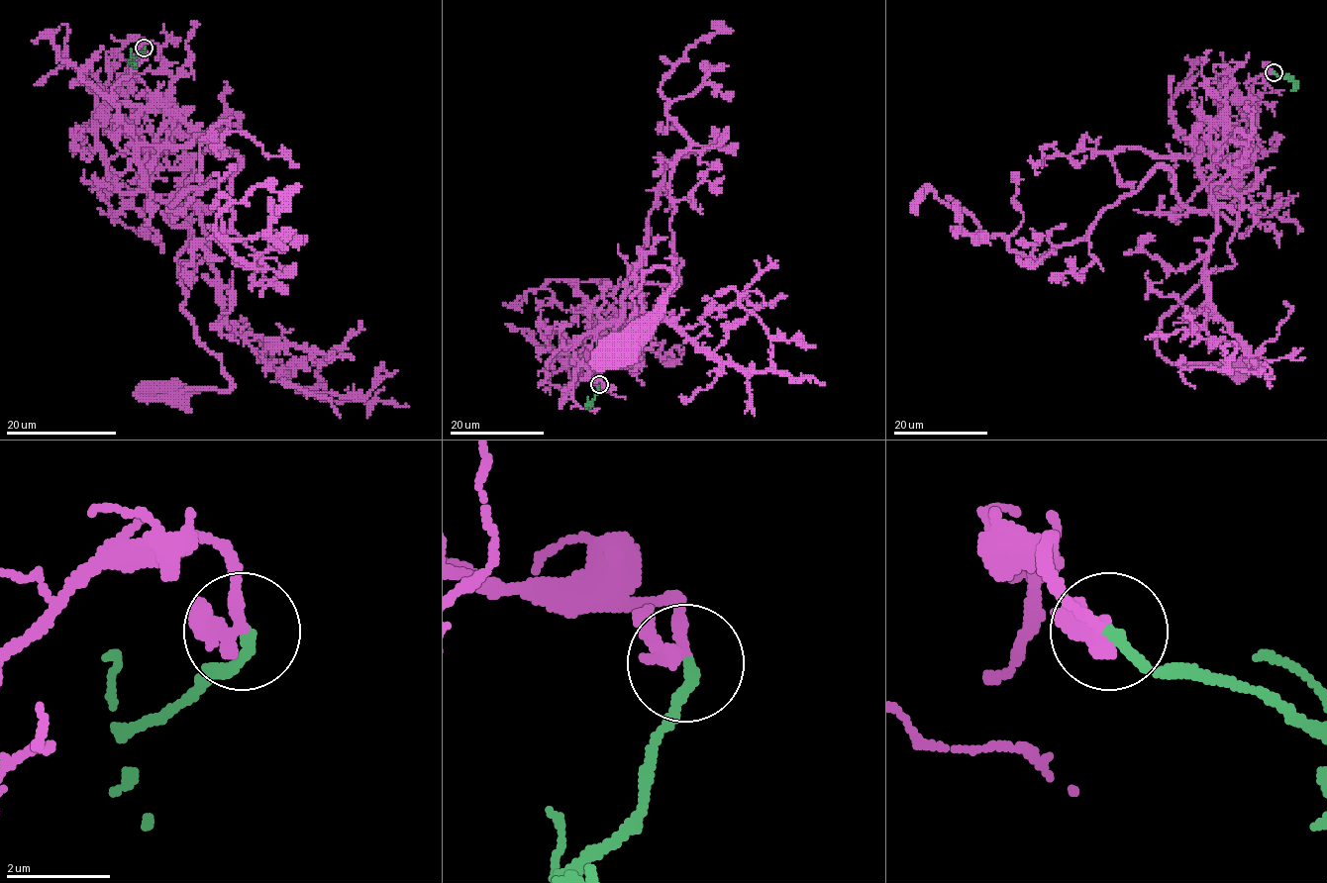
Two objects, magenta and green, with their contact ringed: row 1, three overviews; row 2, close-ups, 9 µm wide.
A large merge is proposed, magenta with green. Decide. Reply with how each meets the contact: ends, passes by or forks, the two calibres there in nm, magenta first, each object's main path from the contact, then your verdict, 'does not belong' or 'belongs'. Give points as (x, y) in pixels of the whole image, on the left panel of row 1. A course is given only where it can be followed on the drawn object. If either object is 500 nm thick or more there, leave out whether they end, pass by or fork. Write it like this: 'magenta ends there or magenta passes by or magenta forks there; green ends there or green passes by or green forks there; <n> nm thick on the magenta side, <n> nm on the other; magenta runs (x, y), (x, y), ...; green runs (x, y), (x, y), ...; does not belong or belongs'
magenta passes by; green ends there; 280 nm thick on the magenta side, 220 nm on the other; magenta runs (144, 49), (105, 53), (97, 149), (115, 186), (154, 194), (188, 227), (183, 311), (233, 386), (175, 397); green runs (144, 47), (133, 56), (130, 49); belongs

